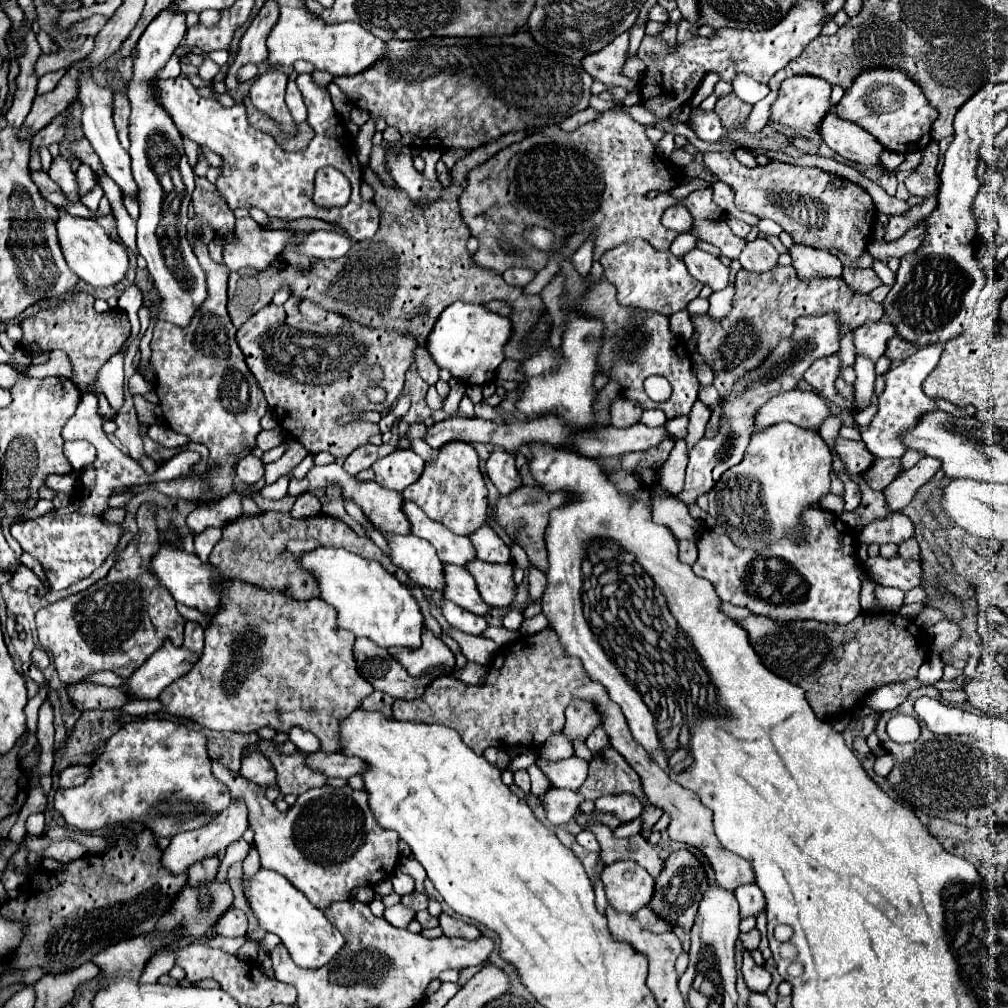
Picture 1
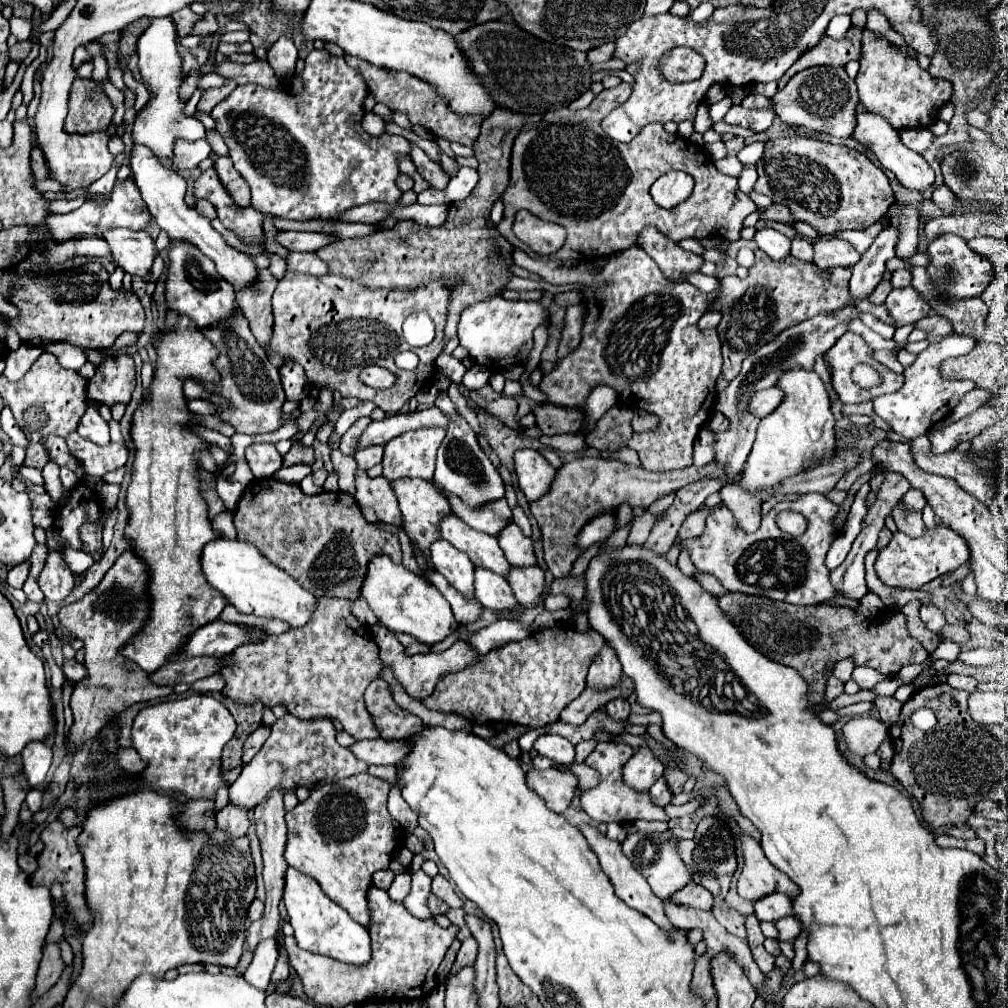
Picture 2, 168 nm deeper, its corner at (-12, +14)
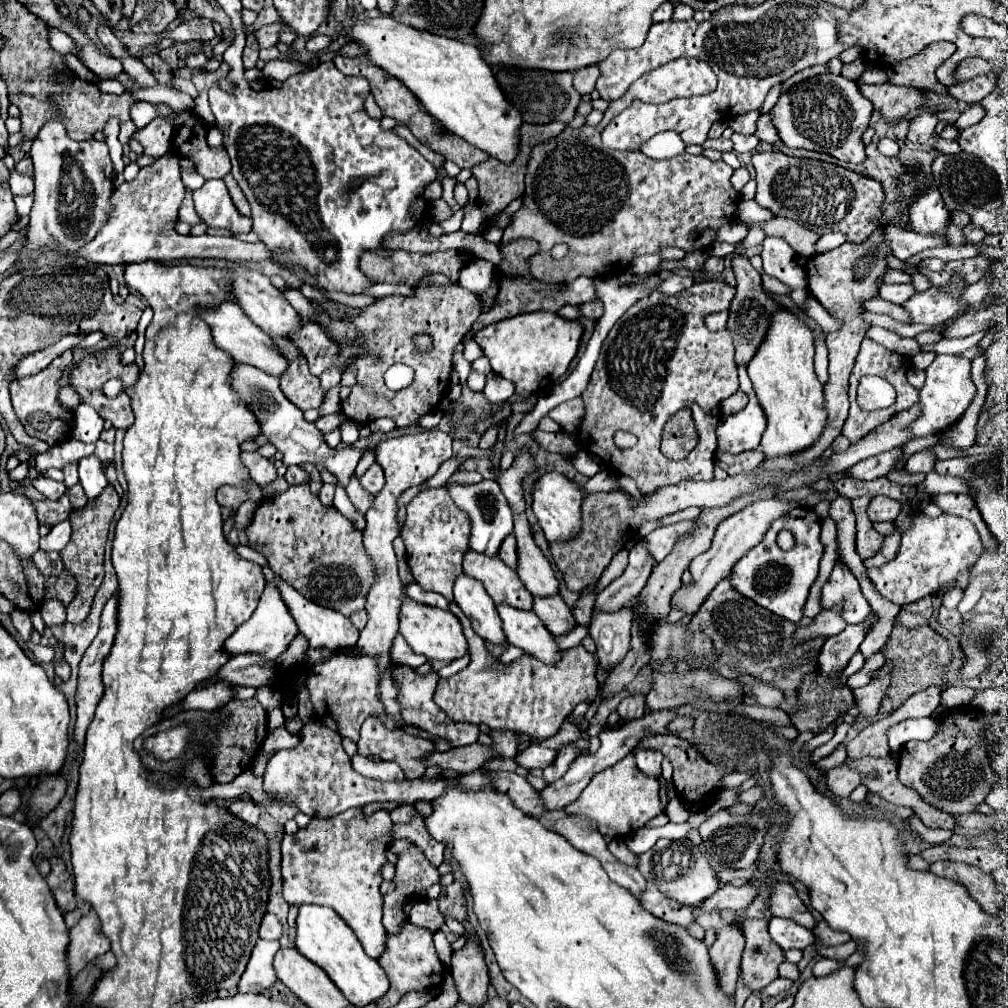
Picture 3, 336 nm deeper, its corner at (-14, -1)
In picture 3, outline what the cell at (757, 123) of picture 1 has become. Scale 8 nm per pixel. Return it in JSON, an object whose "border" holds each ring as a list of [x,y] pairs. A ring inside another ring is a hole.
{"border":[[[734,132],[732,134],[732,142],[734,142],[734,150],[736,152],[752,152],[756,146],[758,146],[758,138],[754,136],[754,134],[738,134],[738,132]]]}

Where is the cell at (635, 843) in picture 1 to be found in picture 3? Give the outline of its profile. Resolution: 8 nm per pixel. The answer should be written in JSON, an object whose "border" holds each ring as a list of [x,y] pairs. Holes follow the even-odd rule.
{"border":[[[738,916],[732,920],[732,924],[736,924],[746,938],[746,946],[742,952],[744,982],[746,986],[750,986],[750,990],[760,992],[778,978],[778,966],[784,962],[782,948],[778,948],[778,944],[770,940],[766,918],[752,920],[746,916]]]}

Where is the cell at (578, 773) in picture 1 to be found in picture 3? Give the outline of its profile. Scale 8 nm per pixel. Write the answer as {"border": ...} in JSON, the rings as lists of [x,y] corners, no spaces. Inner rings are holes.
{"border":[[[540,744],[536,746],[528,746],[524,752],[520,752],[514,760],[524,766],[526,770],[530,768],[548,768],[558,756],[558,750],[552,750],[552,748],[544,748]]]}

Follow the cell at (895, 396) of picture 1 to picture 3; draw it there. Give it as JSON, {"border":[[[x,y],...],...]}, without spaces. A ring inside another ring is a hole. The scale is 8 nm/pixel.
{"border":[[[938,354],[934,362],[926,368],[926,384],[920,390],[920,414],[916,420],[912,420],[906,430],[910,432],[910,438],[924,438],[928,434],[944,432],[952,424],[956,424],[966,408],[972,404],[976,396],[976,386],[970,378],[970,360],[966,356],[948,356],[948,354]]]}

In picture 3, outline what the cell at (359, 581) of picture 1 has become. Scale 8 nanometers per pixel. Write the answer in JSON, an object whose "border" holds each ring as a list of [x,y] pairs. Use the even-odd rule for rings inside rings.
{"border":[[[406,594],[402,596],[402,606],[400,606],[400,634],[404,636],[404,640],[416,654],[424,654],[430,660],[452,662],[458,656],[464,656],[468,652],[468,644],[462,634],[460,620],[452,612],[426,606],[426,604],[418,604]]]}

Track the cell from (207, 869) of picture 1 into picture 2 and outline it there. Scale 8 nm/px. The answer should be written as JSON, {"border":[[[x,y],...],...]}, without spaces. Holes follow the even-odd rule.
{"border":[[[228,803],[226,807],[222,807],[222,809],[216,813],[216,823],[218,823],[220,829],[224,829],[226,833],[230,833],[232,837],[246,835],[248,827],[250,827],[248,809],[240,809],[240,805]]]}

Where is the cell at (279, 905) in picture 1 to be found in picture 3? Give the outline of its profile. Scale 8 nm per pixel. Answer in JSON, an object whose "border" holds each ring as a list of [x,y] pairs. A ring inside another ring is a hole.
{"border":[[[298,906],[296,950],[310,962],[318,964],[354,1006],[366,1006],[378,1000],[390,986],[380,964],[364,952],[352,928],[328,906]]]}

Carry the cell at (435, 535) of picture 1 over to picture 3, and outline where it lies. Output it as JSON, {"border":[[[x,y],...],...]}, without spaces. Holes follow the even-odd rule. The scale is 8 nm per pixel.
{"border":[[[466,550],[462,570],[464,574],[480,580],[496,604],[510,604],[520,610],[532,608],[532,594],[526,592],[524,584],[518,580],[518,574],[502,564],[498,556]]]}

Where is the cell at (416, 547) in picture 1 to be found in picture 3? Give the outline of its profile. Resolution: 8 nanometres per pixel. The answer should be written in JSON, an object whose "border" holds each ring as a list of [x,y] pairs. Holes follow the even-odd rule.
{"border":[[[458,574],[454,582],[454,602],[462,608],[462,612],[472,622],[472,628],[478,636],[486,638],[492,644],[506,642],[502,632],[502,622],[496,612],[494,600],[486,596],[482,584],[466,574]]]}

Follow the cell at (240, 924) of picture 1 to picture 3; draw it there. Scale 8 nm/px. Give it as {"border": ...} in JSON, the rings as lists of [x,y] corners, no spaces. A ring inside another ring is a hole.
{"border":[[[266,914],[260,922],[258,934],[264,940],[278,940],[282,936],[282,924],[278,922],[278,918],[274,914]]]}

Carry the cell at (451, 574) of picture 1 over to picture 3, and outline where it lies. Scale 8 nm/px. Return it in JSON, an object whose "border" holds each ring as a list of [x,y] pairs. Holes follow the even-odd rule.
{"border":[[[496,604],[496,610],[502,620],[502,628],[508,644],[526,650],[542,662],[554,664],[560,656],[554,636],[530,610],[510,608],[508,604]]]}

